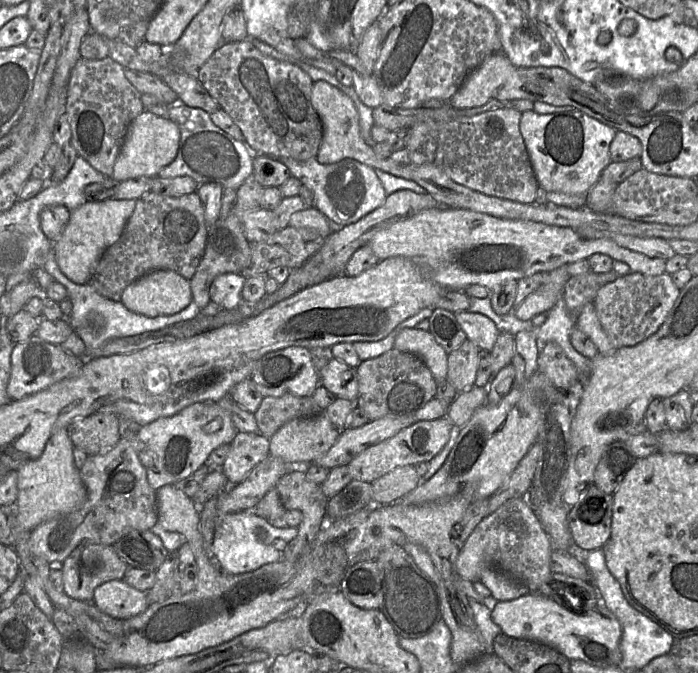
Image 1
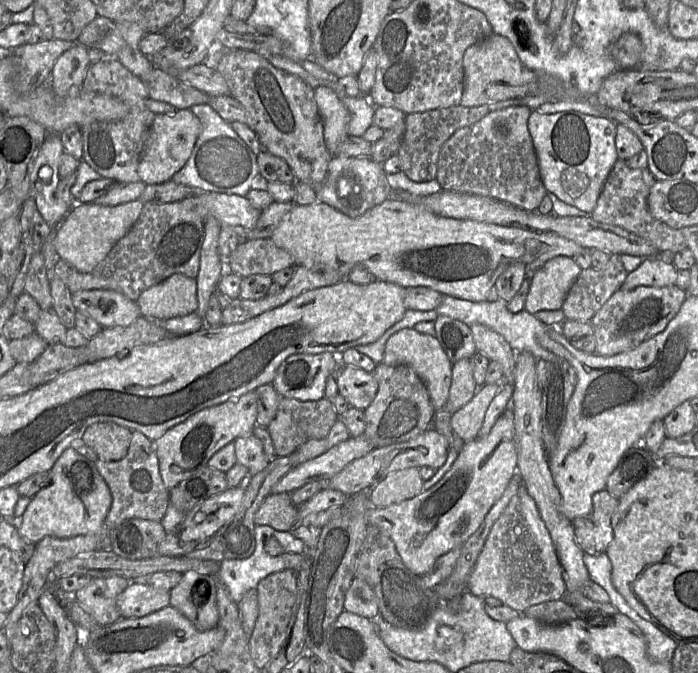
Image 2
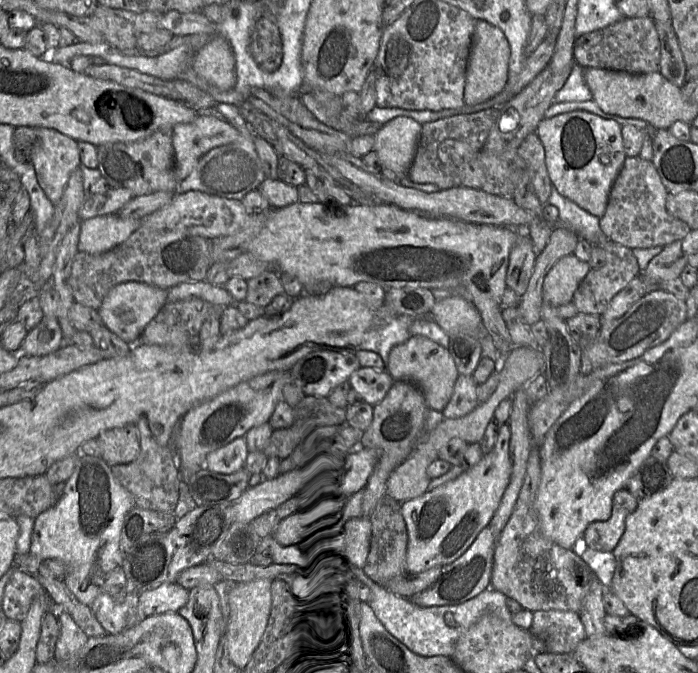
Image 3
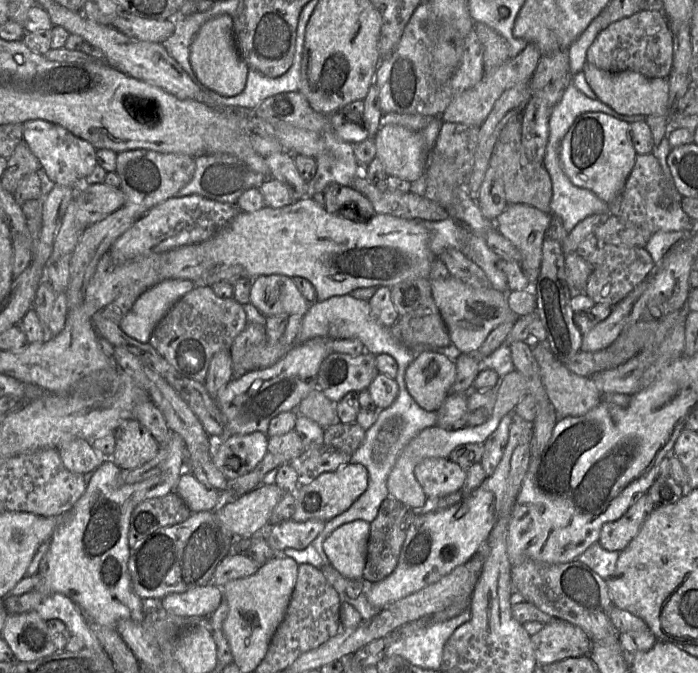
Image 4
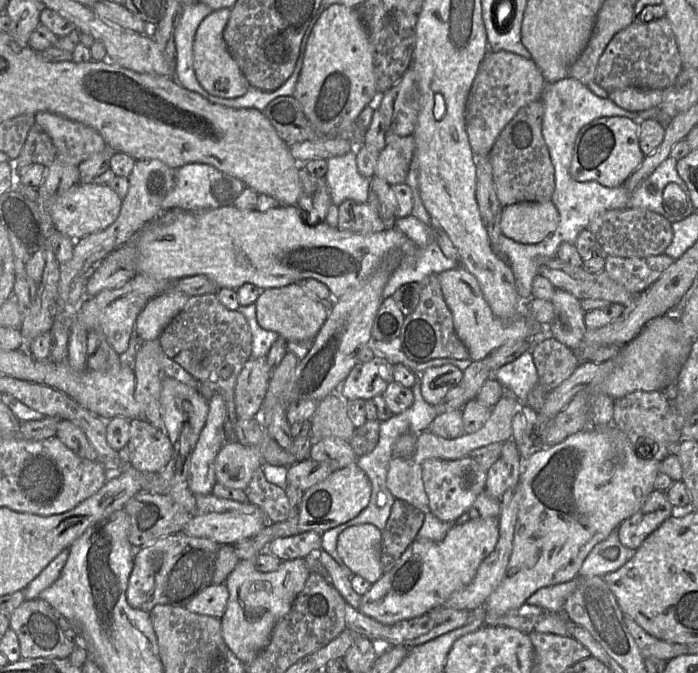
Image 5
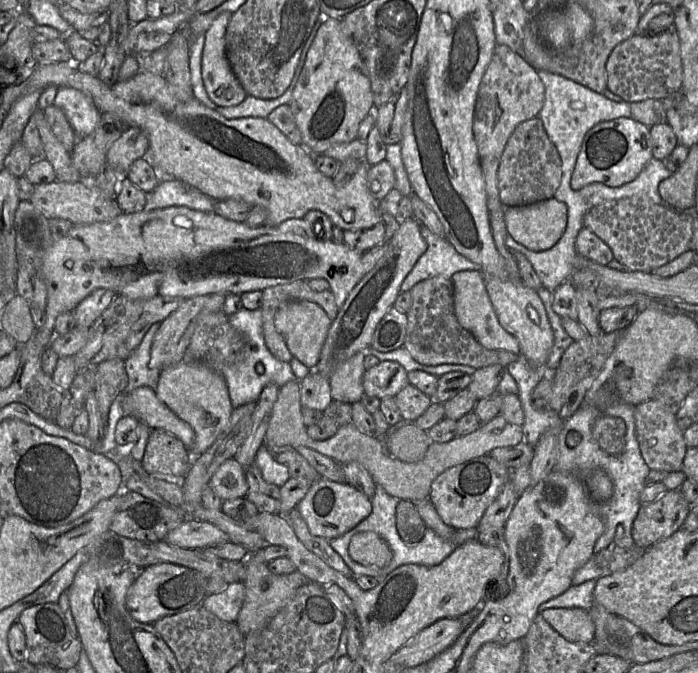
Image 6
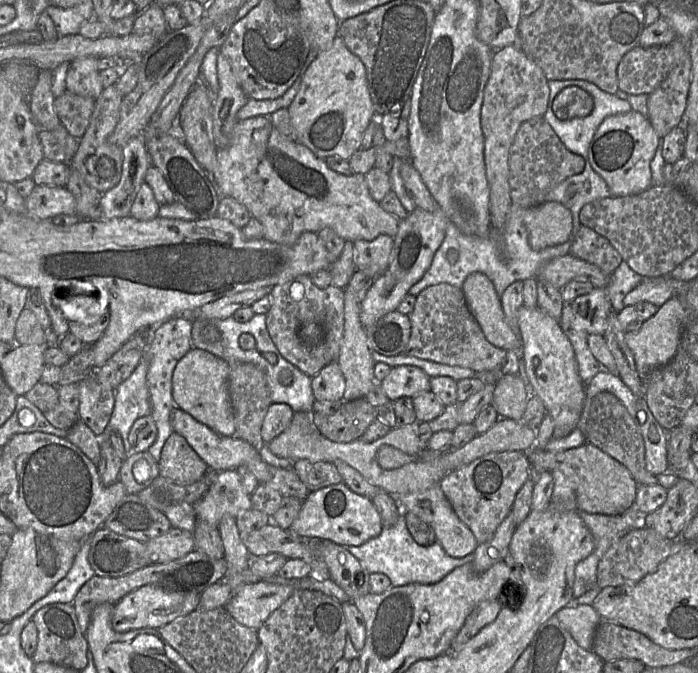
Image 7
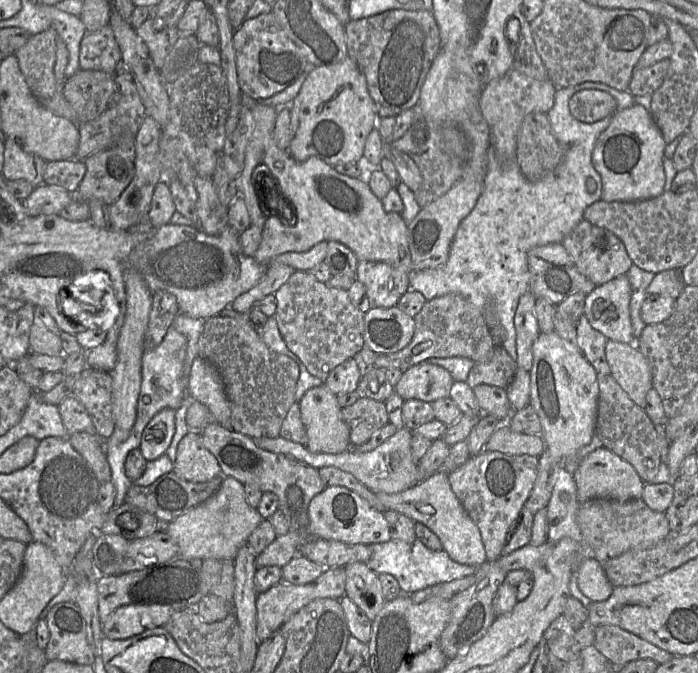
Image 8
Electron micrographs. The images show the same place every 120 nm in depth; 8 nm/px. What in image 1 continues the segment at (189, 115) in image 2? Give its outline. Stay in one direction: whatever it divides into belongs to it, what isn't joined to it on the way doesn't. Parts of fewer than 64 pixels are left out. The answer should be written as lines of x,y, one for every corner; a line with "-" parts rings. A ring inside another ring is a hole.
143,111
129,125
118,158
114,164
112,179
121,182
131,178
155,178
177,155
180,130
166,117

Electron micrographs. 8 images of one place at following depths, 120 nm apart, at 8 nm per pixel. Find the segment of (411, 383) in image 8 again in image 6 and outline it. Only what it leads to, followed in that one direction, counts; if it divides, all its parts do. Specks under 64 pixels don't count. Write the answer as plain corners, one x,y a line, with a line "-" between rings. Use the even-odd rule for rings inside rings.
381,361
367,369
363,375
363,388
366,396
379,399
394,397
409,385
408,371
398,362

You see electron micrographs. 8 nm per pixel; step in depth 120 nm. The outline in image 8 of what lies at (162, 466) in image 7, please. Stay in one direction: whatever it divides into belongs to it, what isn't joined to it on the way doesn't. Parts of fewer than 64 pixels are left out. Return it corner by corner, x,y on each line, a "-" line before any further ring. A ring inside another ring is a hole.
190,431
179,442
173,472
192,483
225,477
216,457
204,446
200,433

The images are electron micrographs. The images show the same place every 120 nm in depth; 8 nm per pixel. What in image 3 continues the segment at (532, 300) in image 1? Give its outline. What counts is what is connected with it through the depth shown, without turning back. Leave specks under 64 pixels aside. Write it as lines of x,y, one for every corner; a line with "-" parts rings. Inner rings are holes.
573,254
560,258
545,276
543,301
556,307
571,302
576,289
590,269
588,262

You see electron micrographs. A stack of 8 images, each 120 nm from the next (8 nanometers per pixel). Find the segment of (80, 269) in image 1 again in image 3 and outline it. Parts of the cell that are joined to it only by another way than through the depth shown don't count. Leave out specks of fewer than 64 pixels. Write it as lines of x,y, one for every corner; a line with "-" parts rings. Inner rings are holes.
116,213
80,220
78,225
79,252
100,254
126,241
140,226
140,220
121,218

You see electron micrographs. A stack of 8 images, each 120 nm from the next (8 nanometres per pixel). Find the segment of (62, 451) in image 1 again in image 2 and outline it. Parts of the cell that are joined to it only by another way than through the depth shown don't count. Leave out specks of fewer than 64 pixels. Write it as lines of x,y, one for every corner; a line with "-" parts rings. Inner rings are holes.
73,446
67,448
49,471
50,482
33,497
19,518
17,530
27,542
35,545
46,536
67,538
85,534
98,534
110,509
110,489
99,473
94,461
79,454

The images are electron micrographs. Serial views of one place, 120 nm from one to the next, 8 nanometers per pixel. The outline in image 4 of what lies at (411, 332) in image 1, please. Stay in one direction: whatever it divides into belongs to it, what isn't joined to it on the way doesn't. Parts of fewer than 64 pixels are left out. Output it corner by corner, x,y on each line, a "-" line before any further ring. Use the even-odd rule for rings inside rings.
433,349
416,351
405,372
408,392
426,411
438,411
455,379
455,363

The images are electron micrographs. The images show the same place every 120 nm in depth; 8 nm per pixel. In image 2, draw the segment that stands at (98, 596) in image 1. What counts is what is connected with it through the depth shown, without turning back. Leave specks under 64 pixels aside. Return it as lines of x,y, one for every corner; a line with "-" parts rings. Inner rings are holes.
139,581
130,582
117,597
122,619
141,618
170,605
170,592

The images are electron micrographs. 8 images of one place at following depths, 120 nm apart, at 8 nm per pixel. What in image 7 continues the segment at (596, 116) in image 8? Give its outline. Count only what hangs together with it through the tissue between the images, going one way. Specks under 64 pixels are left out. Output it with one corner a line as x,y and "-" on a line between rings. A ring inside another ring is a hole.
575,86
562,90
552,104
555,115
561,120
586,117
592,112
593,107
592,96

